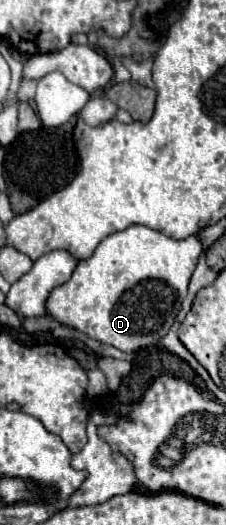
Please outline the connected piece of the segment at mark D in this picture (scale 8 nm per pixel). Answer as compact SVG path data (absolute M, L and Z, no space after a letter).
M141 224L129 226L107 236L89 258L79 260L71 280L49 294L47 314L121 352L145 350L173 326L201 250L197 234L175 240Z

